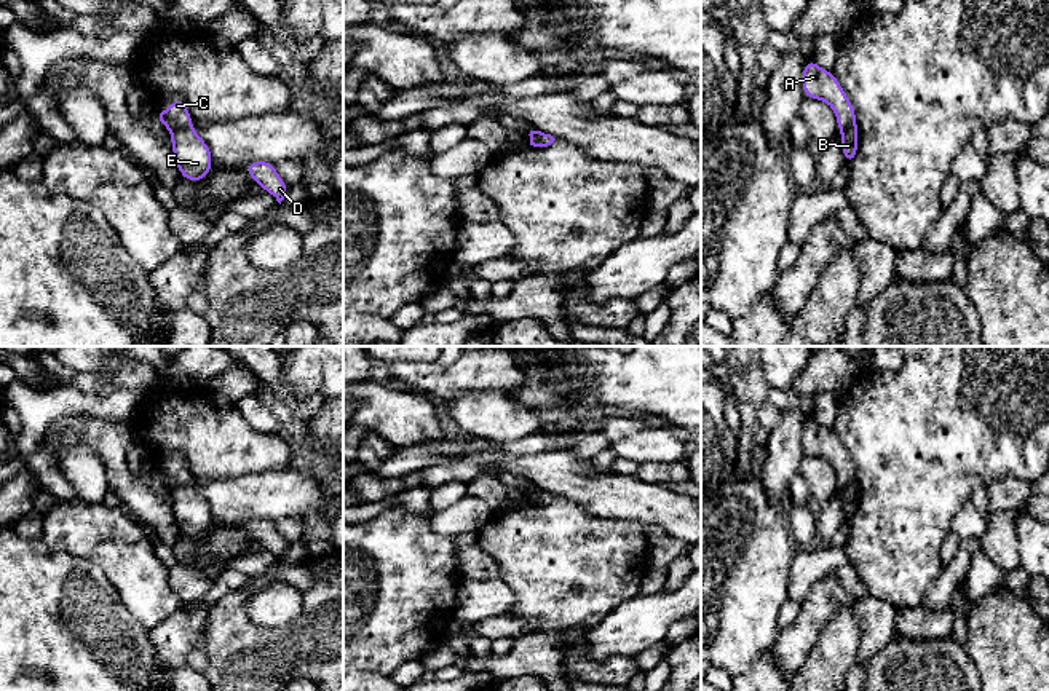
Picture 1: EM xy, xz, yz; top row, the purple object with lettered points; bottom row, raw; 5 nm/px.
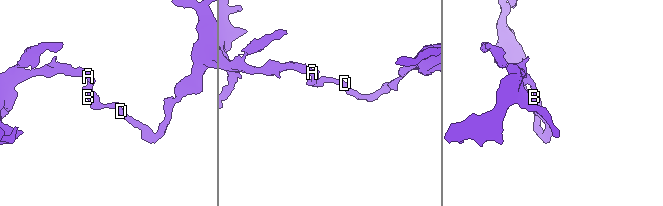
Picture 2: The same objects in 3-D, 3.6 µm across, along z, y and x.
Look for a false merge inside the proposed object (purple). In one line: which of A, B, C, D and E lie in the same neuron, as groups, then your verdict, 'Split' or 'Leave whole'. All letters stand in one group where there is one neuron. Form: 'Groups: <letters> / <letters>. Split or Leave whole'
Groups: A C / B D E. Split

